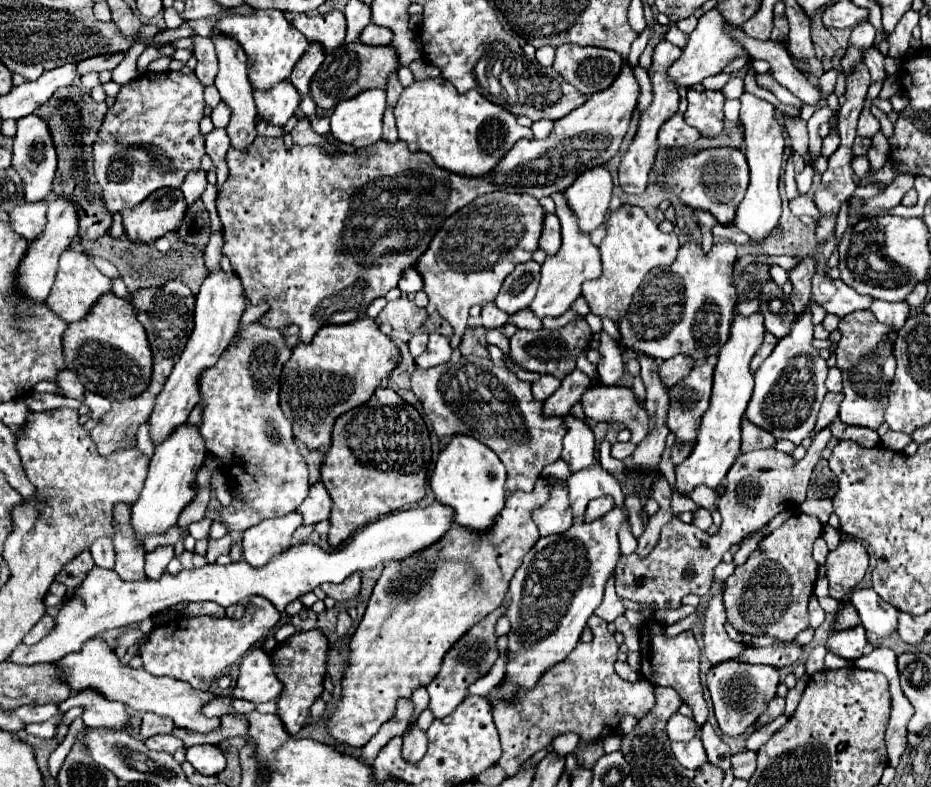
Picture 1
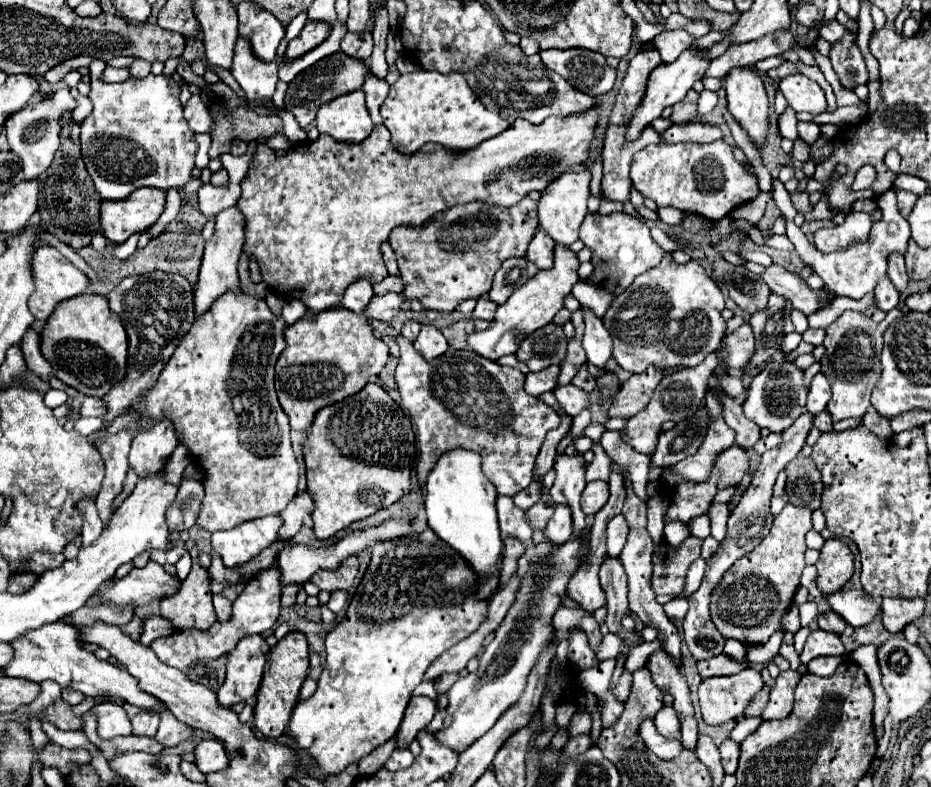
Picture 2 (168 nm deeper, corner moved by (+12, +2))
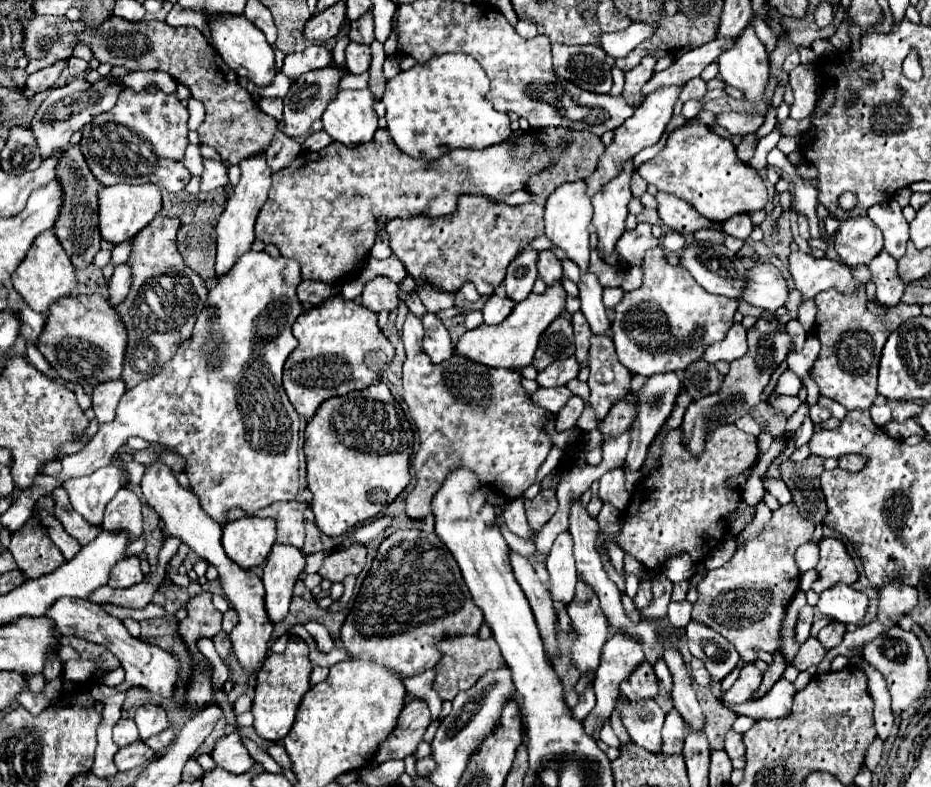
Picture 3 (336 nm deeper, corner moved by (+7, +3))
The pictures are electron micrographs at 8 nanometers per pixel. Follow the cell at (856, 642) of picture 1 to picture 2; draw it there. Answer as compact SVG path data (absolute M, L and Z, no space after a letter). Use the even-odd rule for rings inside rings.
M816 630L808 636L802 652L800 652L800 662L808 664L812 658L818 656L842 656L846 652L840 636L824 630Z

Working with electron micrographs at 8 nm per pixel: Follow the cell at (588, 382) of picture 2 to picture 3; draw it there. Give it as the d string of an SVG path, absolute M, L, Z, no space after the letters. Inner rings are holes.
M573 379L573 381L567 383L567 387L569 387L575 395L579 395L579 397L585 401L585 407L589 407L589 385L587 385L585 381Z

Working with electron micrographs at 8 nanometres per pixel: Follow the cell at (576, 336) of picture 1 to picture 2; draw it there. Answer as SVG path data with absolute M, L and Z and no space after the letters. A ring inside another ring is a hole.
M548 324L530 334L516 352L516 358L524 362L530 368L530 372L540 372L552 364L560 364L564 356L566 336L562 332L562 326L556 324Z

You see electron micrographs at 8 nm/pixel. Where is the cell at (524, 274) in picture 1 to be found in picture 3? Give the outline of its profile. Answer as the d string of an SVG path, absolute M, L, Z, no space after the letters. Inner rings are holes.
M529 245L529 249L525 249L521 255L517 255L509 263L503 287L505 287L505 295L513 303L523 301L531 293L531 287L537 277L535 263L537 263L537 249L533 249L531 245Z

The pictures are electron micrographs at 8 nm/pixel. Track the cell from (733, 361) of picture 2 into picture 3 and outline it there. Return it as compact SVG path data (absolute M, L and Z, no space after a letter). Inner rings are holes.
M735 323L729 329L725 341L719 341L719 343L709 345L709 349L705 351L705 357L703 359L707 363L717 363L717 361L729 361L731 363L731 361L743 357L747 353L747 349L749 349L745 335L747 335L745 327L741 323Z

